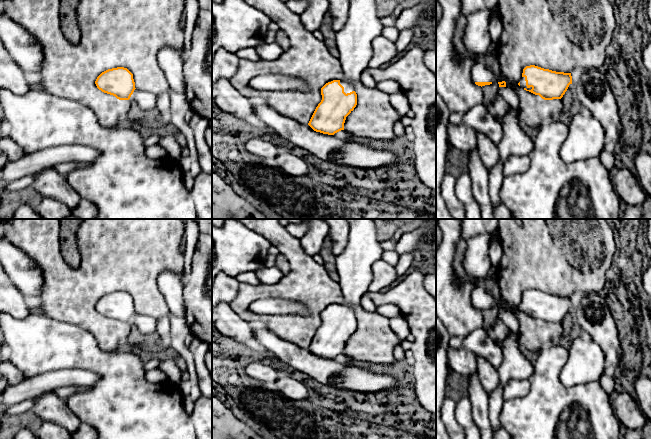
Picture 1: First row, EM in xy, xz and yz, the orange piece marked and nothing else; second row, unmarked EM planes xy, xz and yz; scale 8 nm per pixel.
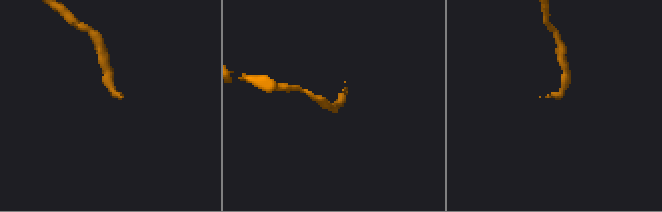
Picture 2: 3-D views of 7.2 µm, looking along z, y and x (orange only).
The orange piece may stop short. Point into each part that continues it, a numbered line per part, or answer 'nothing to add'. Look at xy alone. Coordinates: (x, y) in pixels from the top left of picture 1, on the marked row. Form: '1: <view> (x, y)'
nothing to add

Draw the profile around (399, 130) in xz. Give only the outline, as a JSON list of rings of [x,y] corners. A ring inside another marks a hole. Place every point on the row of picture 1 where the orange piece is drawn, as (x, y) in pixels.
[[[397,121],[393,127],[394,133],[396,137],[401,137],[403,135],[408,134],[408,130],[403,126],[400,121]]]

